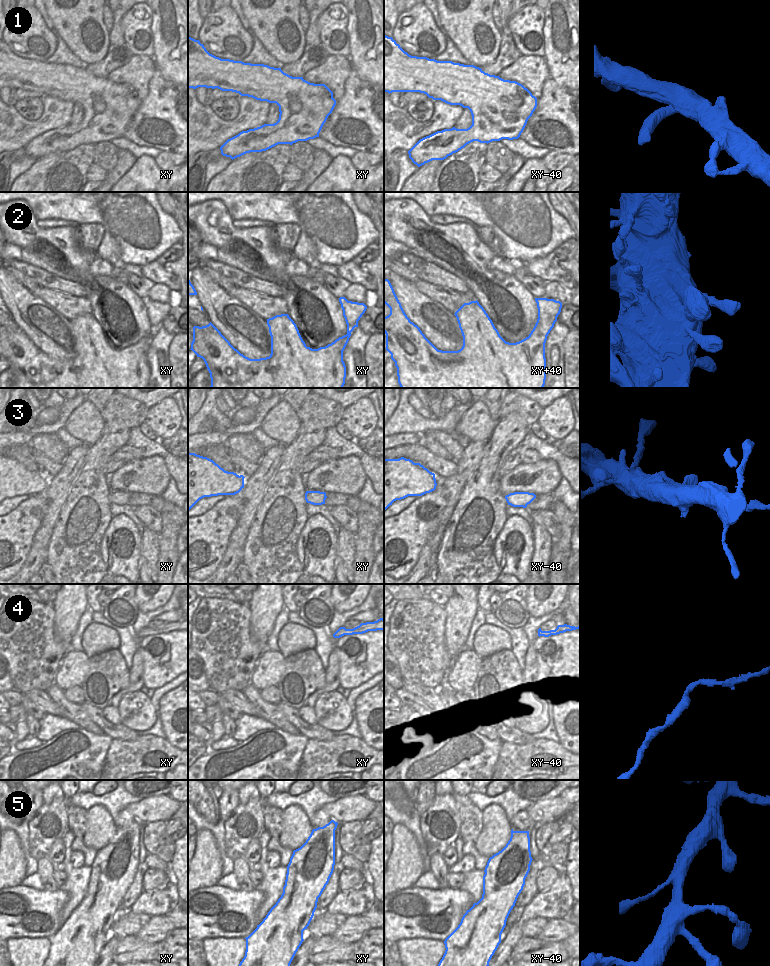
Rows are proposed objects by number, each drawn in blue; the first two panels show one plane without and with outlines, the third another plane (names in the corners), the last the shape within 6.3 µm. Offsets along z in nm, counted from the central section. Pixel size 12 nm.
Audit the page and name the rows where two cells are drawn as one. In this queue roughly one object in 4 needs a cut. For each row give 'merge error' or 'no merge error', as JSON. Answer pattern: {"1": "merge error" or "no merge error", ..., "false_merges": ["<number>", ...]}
{"1": "no merge error", "2": "no merge error", "3": "merge error", "4": "no merge error", "5": "no merge error", "false_merges": ["3"]}

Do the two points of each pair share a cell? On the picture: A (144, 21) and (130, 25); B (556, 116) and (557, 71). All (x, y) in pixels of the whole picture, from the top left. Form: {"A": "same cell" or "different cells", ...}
{"A": "same cell", "B": "different cells"}

